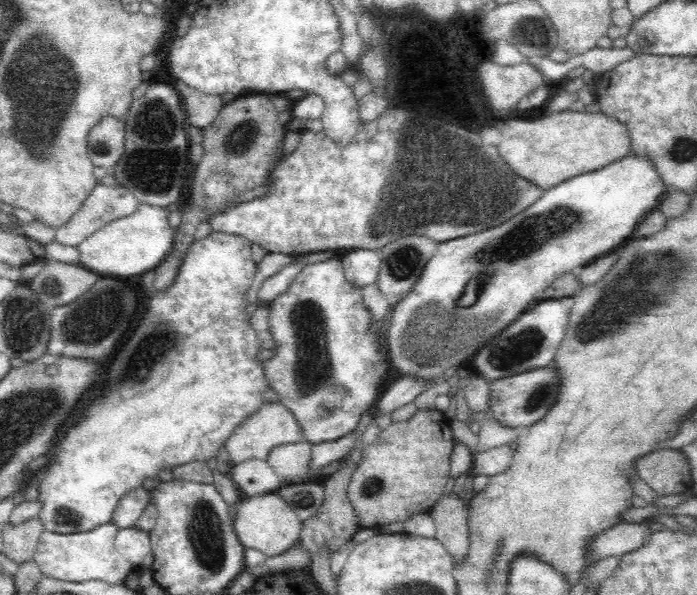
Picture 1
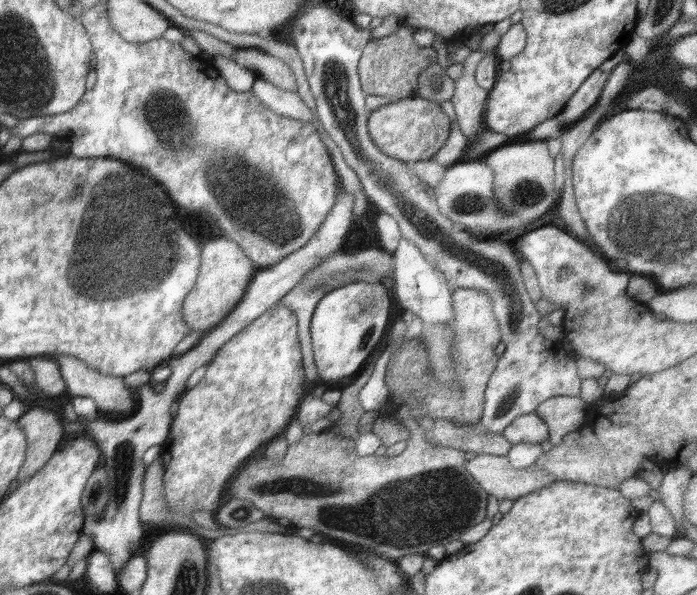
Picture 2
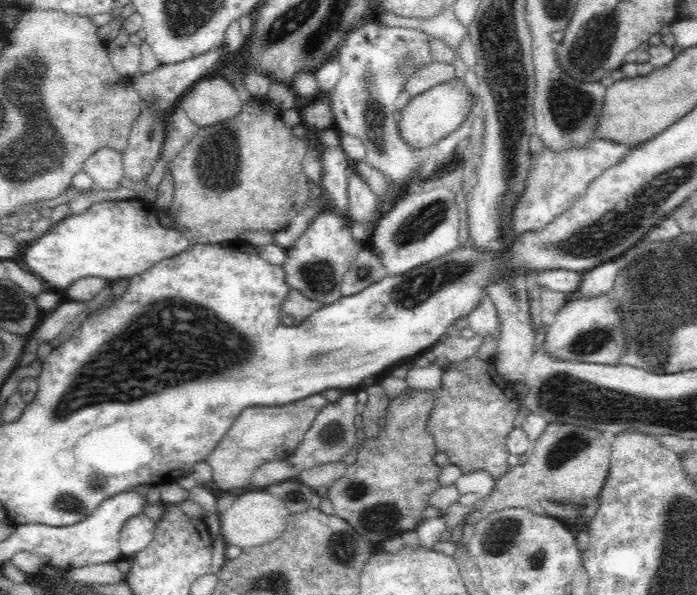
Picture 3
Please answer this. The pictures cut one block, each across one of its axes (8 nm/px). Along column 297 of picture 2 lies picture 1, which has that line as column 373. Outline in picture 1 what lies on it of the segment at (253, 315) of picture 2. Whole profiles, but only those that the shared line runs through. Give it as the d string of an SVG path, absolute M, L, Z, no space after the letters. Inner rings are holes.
M357 249L339 255L346 280L362 289L377 282L381 260L374 250Z

